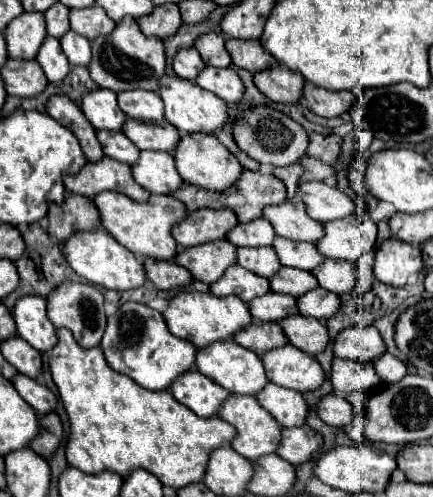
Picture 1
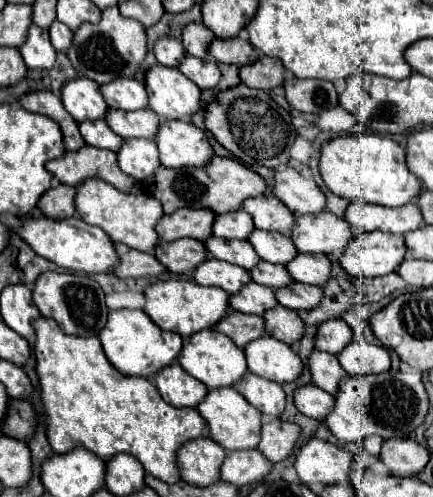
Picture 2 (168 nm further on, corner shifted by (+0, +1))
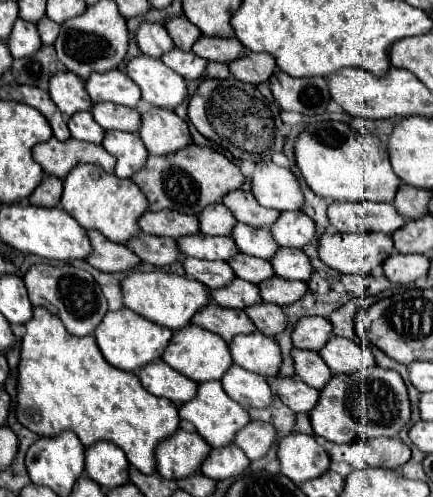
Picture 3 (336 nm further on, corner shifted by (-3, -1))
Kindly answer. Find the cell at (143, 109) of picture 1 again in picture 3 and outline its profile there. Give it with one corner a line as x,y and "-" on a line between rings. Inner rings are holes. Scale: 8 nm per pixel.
121,70
91,72
91,76
85,80
85,90
93,102
113,102
135,108
141,100
137,84

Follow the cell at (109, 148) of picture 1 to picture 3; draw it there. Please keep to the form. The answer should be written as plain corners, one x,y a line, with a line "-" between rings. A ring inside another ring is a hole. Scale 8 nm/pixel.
75,112
69,120
69,132
71,138
75,140
87,140
93,144
101,144
103,142
103,128
99,128
99,124
93,120
93,116
89,112

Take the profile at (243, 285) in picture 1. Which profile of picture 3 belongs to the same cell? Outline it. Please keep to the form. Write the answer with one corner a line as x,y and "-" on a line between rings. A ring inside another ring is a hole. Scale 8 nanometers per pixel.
183,258
185,274
207,286
209,290
221,288
235,278
227,262
211,262
211,260
199,260
199,258

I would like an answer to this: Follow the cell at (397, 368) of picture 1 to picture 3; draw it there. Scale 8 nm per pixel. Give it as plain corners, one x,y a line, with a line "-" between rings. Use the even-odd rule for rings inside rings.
331,336
327,344
319,350
319,356
331,368
331,372
357,372
359,368
375,366
369,350
361,348
349,338
339,336

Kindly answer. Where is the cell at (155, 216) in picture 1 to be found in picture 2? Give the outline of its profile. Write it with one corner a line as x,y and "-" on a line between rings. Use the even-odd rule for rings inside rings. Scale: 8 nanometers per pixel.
86,180
76,188
76,210
84,222
100,226
114,242
122,242
142,252
154,252
160,242
156,224
164,218
164,210
160,200
150,194
124,194
104,180

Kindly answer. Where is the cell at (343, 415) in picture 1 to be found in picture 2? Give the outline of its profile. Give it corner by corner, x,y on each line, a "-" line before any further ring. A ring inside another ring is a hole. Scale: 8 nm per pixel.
308,384
308,386
296,390
294,404
302,414
322,422
326,418
326,414
330,414
330,410
334,408
334,396
320,390
314,384

